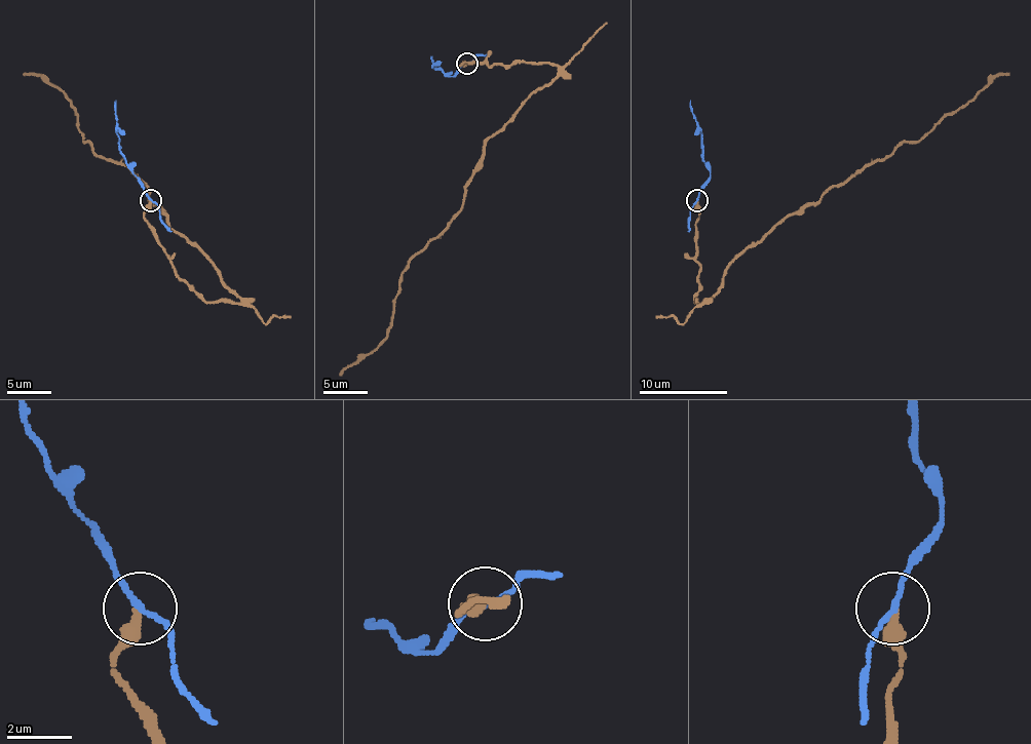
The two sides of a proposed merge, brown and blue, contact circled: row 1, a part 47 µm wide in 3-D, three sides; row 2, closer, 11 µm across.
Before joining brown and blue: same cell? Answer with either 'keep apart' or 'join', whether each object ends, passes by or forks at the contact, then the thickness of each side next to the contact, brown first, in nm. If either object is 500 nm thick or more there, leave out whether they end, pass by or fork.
keep apart; brown ends there; blue passes by; 400 nm thick on the brown side, 150 nm on the other

